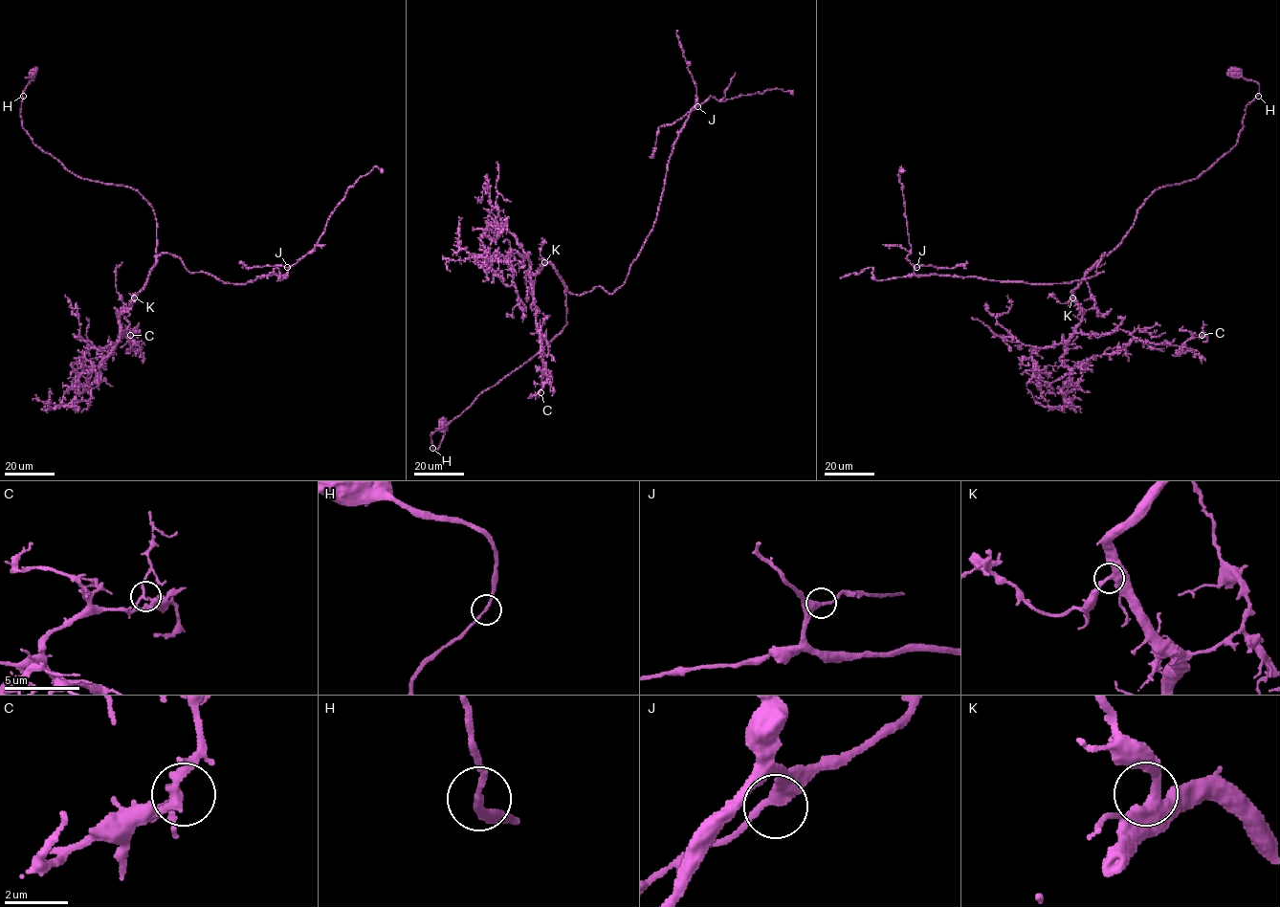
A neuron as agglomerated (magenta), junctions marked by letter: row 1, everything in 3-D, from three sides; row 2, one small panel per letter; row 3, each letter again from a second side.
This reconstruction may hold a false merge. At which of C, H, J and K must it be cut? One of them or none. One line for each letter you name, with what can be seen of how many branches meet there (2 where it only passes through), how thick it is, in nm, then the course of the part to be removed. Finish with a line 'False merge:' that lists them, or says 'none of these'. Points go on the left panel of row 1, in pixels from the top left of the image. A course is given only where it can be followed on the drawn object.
False merge: none of these

